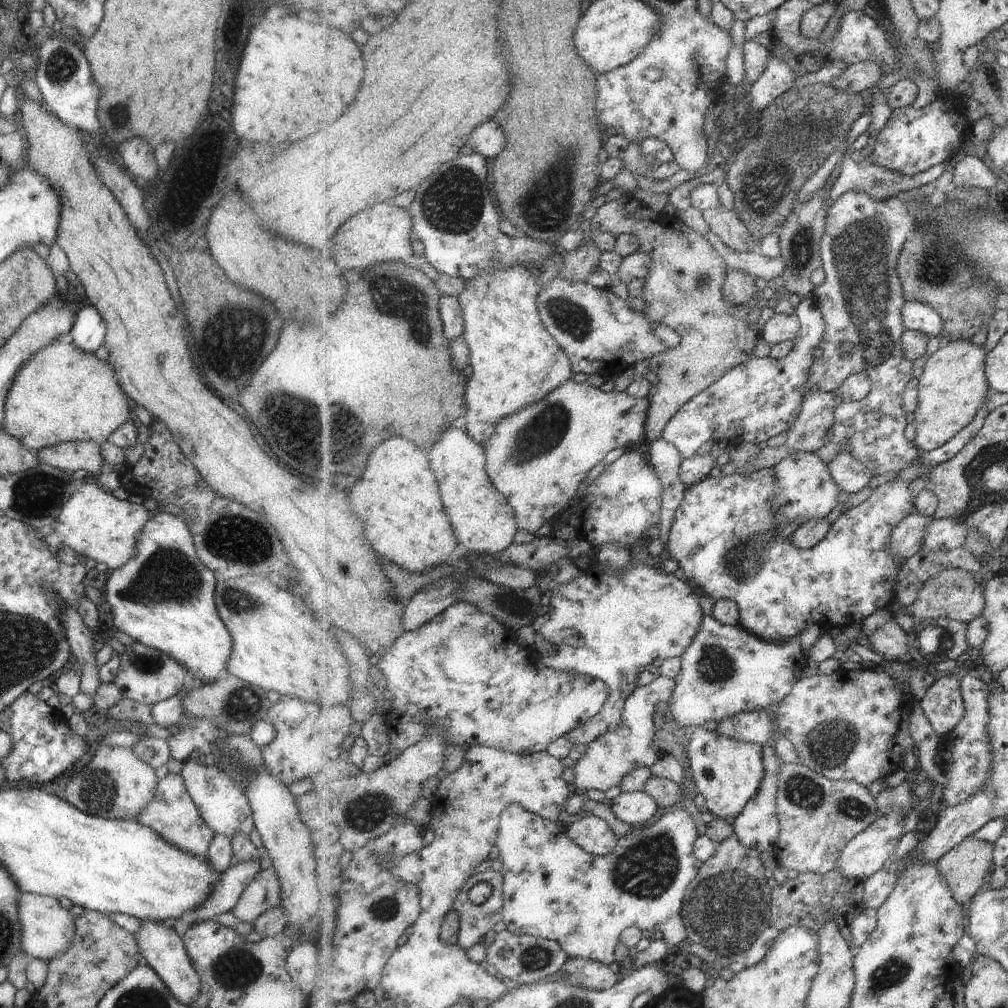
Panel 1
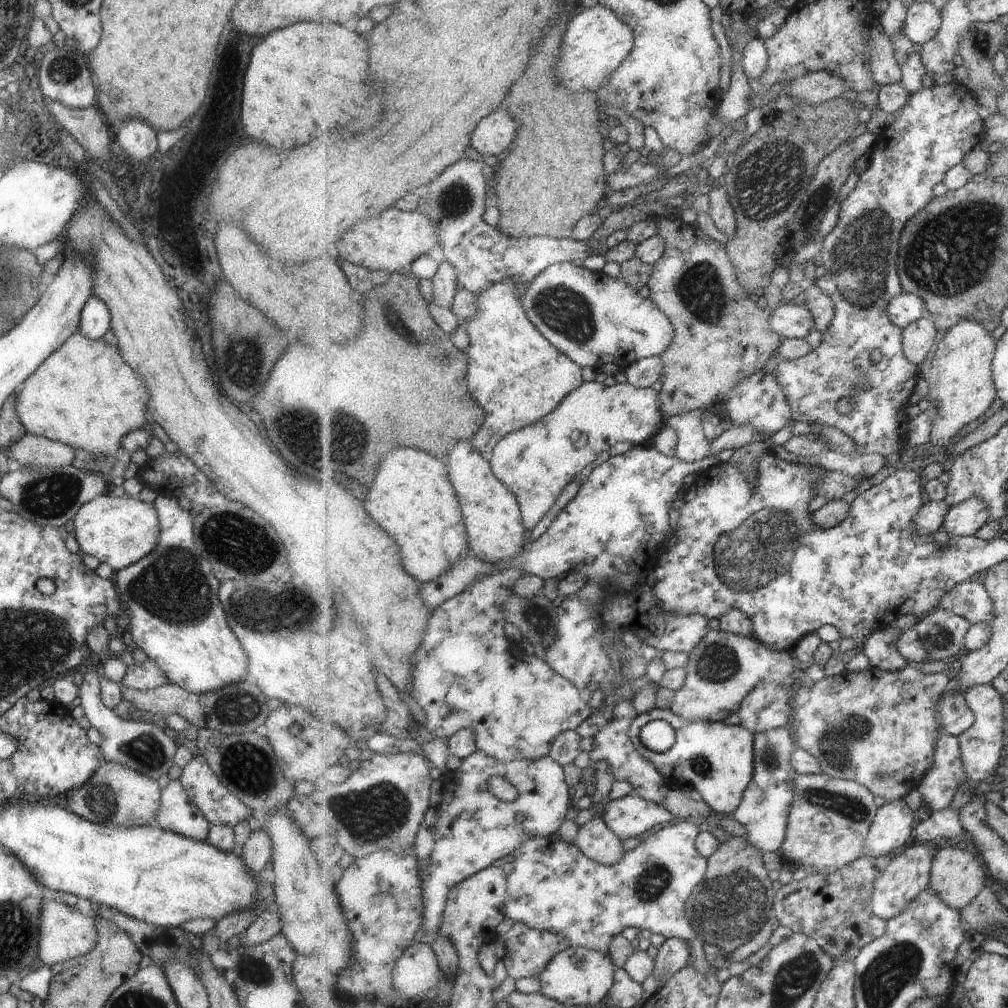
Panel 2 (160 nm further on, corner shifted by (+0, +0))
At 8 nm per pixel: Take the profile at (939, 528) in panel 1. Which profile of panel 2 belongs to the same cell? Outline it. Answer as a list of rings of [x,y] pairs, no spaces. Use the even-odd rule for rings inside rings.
[[[981,497],[963,501],[949,511],[943,527],[951,537],[976,535],[992,518],[989,507]]]

